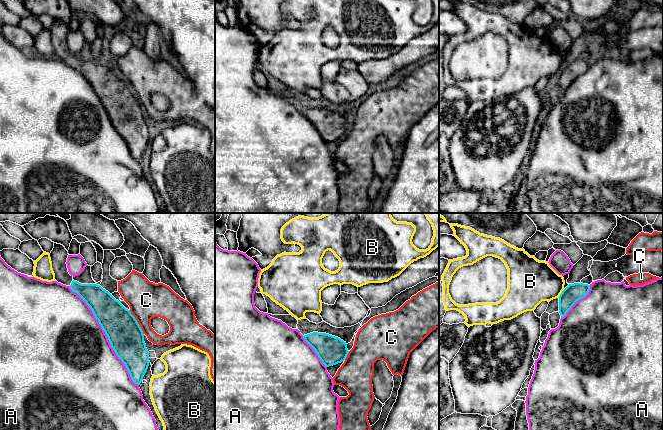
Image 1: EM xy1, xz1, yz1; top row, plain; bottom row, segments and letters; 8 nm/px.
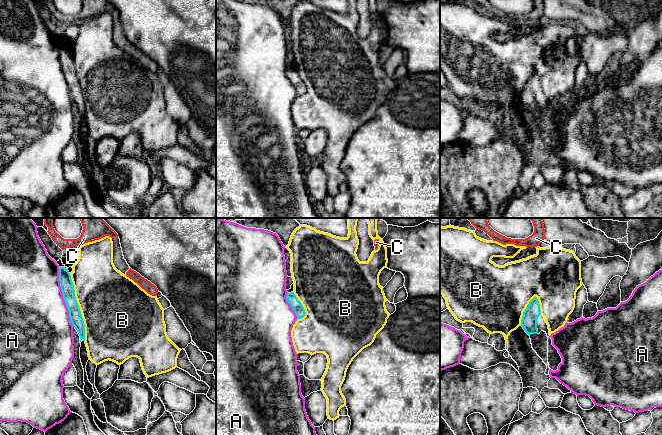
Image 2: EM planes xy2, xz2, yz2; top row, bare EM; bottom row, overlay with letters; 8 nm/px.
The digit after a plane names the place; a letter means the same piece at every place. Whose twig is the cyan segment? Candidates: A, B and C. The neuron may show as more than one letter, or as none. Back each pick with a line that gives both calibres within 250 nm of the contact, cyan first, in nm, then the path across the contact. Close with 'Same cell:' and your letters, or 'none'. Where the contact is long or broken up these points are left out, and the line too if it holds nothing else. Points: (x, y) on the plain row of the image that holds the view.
Same cell: none

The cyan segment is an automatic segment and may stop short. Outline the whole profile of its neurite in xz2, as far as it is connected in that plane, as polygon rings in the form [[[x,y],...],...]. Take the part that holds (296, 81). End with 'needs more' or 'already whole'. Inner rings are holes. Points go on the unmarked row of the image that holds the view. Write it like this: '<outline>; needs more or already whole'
[[[294,68],[287,69],[286,75],[288,79],[290,80],[290,82],[292,83],[292,85],[294,86],[297,92],[297,95],[303,94],[306,90],[305,85],[303,81],[301,80],[301,78],[296,73],[296,71],[294,70]]]; already whole

